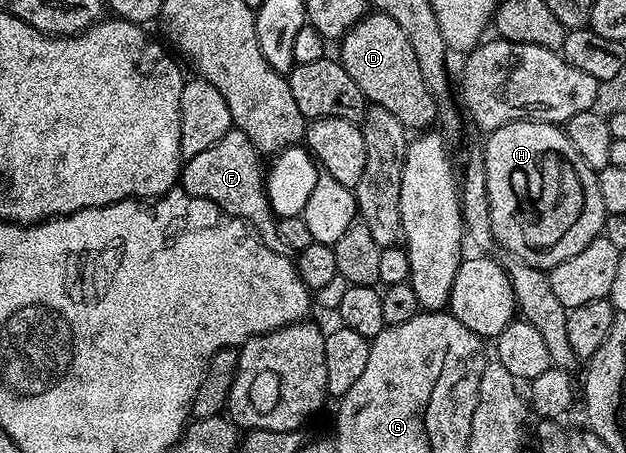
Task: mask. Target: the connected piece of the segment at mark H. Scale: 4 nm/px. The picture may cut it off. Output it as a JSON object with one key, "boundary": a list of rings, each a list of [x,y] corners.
{"boundary":[[[509,122],[500,128],[489,131],[485,138],[482,155],[484,156],[484,172],[488,178],[488,204],[492,212],[492,232],[495,243],[499,247],[502,245],[510,253],[511,259],[548,272],[556,264],[568,260],[568,256],[576,256],[576,252],[588,248],[588,244],[592,244],[592,240],[603,233],[607,213],[604,208],[604,200],[600,200],[597,173],[588,164],[584,164],[580,152],[576,152],[576,148],[572,148],[572,140],[568,140],[565,129],[561,125],[553,122]]]}

